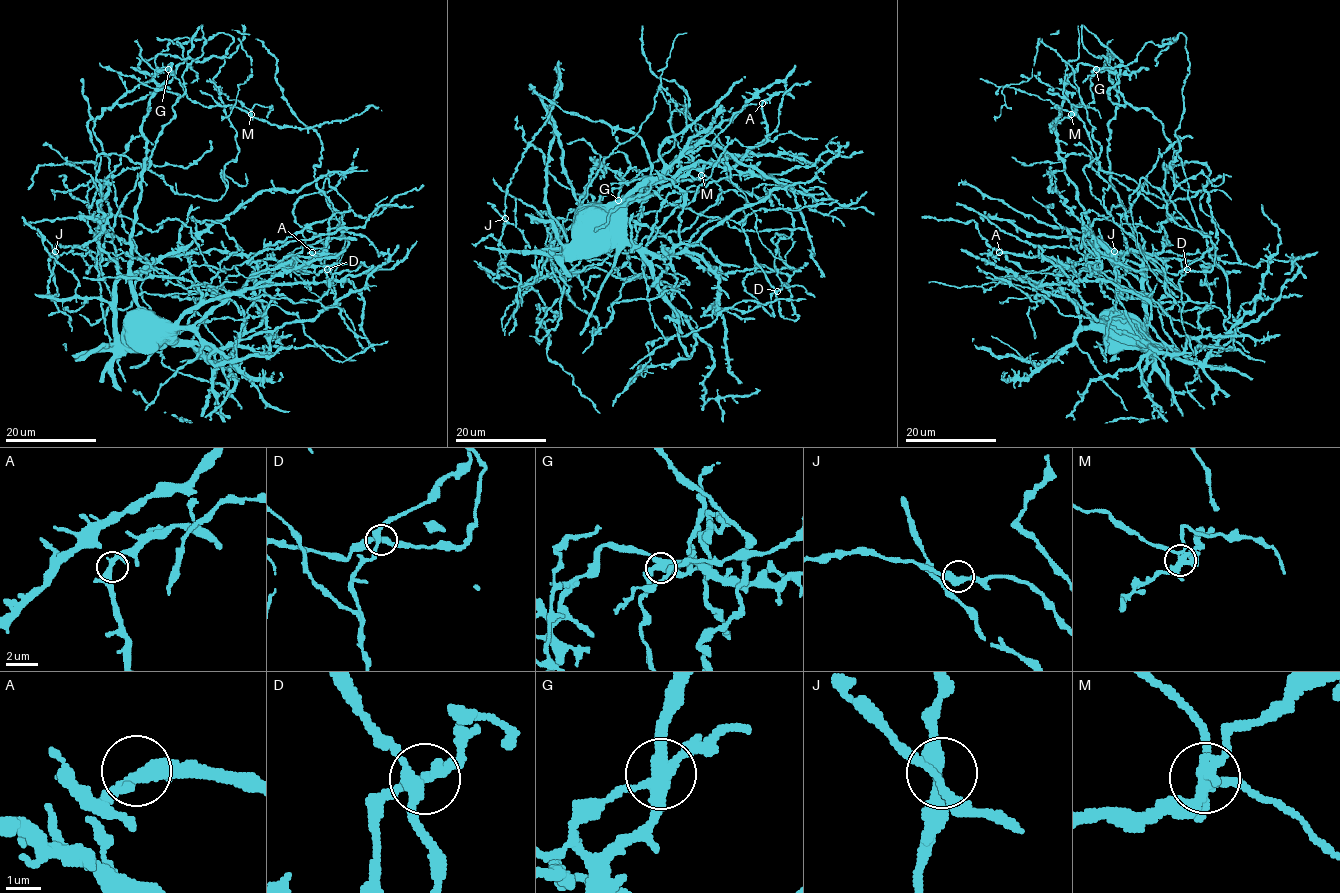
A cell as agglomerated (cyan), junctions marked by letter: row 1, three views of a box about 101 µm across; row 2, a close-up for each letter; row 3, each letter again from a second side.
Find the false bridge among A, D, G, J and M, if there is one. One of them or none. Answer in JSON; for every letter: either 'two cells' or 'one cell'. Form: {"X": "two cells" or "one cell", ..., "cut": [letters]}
{"A": "one cell", "D": "one cell", "G": "one cell", "J": "one cell", "M": "two cells", "cut": ["M"]}

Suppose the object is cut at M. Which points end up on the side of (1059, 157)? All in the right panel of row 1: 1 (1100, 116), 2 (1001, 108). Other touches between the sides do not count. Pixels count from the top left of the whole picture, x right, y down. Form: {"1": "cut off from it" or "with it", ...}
{"1": "cut off from it", "2": "with it"}

